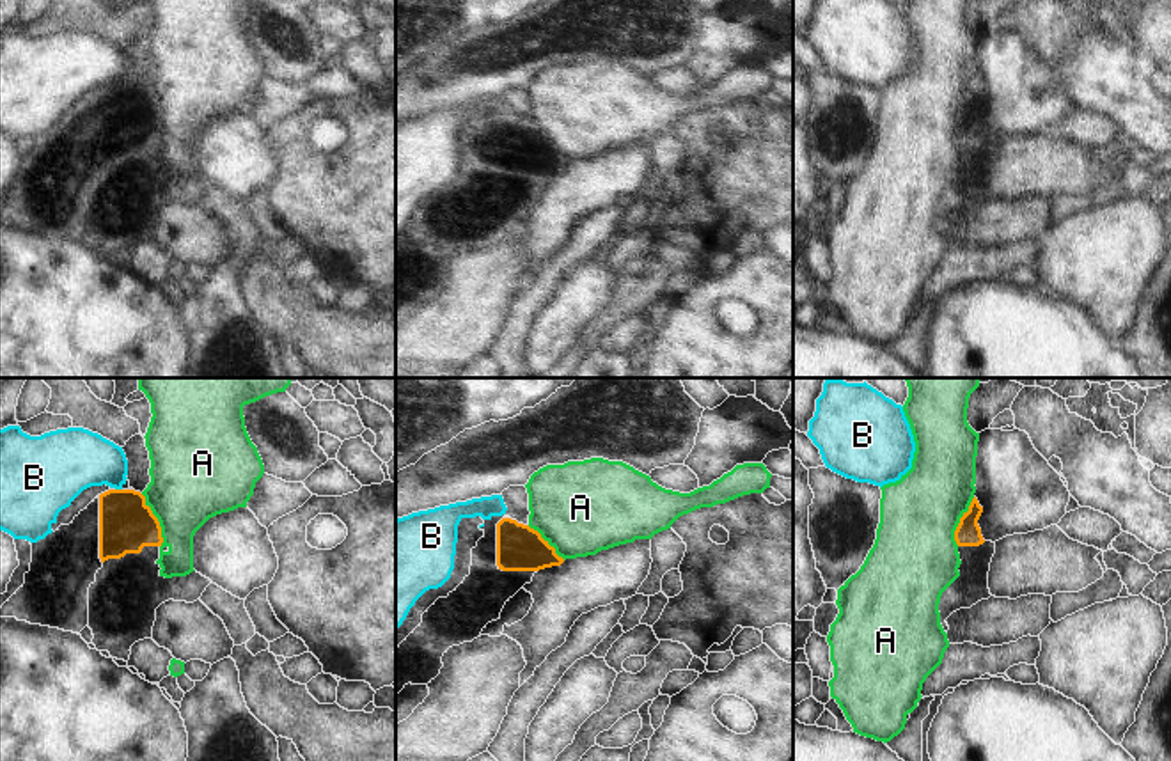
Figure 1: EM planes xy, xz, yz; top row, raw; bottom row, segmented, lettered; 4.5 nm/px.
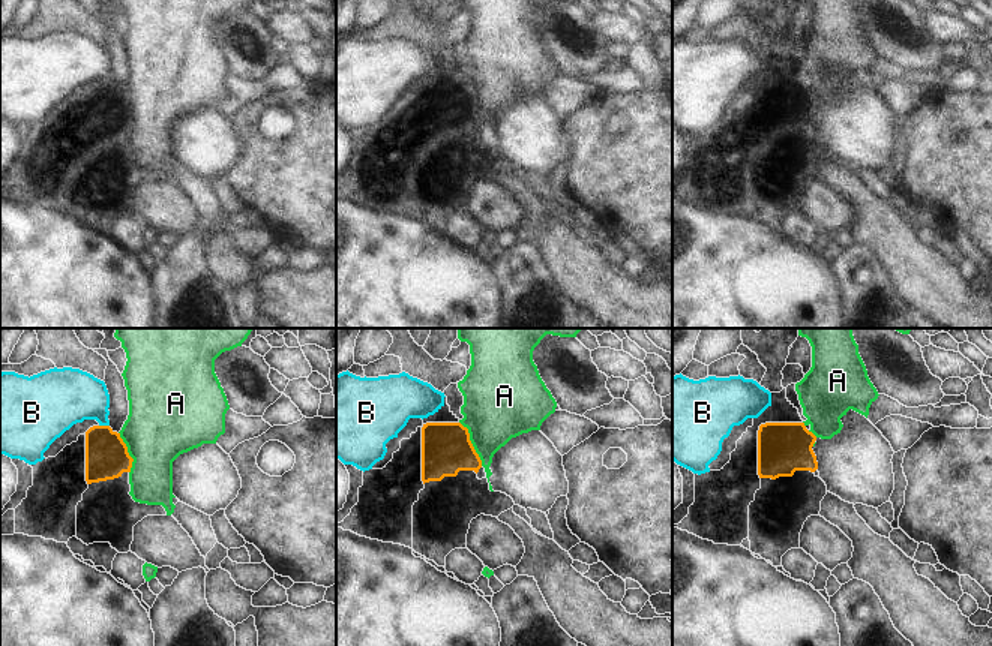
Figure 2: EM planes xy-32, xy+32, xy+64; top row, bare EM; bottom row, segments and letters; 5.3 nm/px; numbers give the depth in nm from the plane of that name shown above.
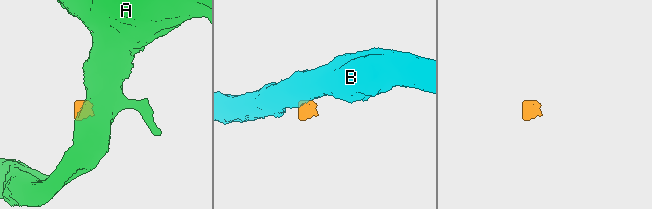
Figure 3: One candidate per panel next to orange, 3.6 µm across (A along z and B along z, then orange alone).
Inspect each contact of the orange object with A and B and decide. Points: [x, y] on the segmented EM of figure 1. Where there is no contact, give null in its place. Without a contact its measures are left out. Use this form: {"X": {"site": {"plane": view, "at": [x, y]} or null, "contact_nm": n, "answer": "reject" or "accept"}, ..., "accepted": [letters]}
{"A": {"site": {"plane": "xy", "at": [157, 520]}, "contact_nm": 260, "answer": "accept"}, "B": {"site": {"plane": "xy", "at": [119, 490]}, "contact_nm": 30, "answer": "reject"}, "accepted": ["A"]}

